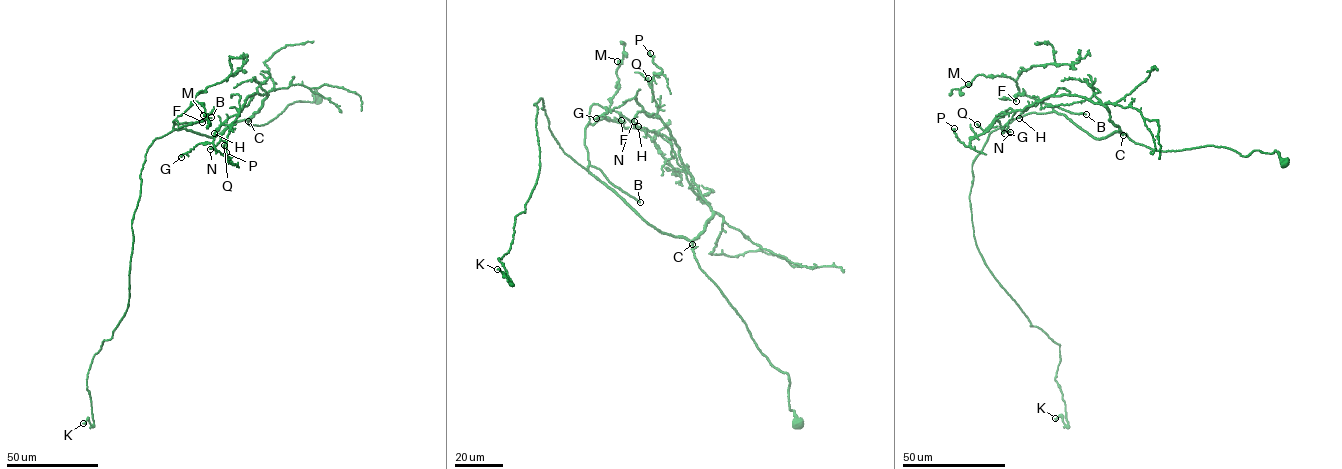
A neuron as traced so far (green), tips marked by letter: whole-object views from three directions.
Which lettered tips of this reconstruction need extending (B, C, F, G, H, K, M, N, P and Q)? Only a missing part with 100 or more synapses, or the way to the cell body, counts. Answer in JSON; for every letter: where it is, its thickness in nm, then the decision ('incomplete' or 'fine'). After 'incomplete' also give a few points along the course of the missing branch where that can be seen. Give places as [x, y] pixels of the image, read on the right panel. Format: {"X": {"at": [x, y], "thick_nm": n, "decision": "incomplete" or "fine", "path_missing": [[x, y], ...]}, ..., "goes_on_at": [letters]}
{"B": {"at": [1086, 114], "thick_nm": 200, "decision": "incomplete", "path_missing": [[1086, 114], [1097, 121], [1057, 79], [1052, 65], [1044, 60], [1040, 65], [1047, 62], [1043, 60]]}, "C": {"at": [1123, 135], "thick_nm": 100, "decision": "fine"}, "F": {"at": [1016, 101], "thick_nm": 120, "decision": "fine"}, "G": {"at": [1004, 133], "thick_nm": 120, "decision": "fine"}, "H": {"at": [1019, 118], "thick_nm": 170, "decision": "fine"}, "K": {"at": [1055, 418], "thick_nm": 140, "decision": "fine"}, "M": {"at": [968, 84], "thick_nm": 280, "decision": "fine"}, "N": {"at": [1010, 132], "thick_nm": 140, "decision": "fine"}, "P": {"at": [954, 128], "thick_nm": 170, "decision": "fine"}, "Q": {"at": [977, 124], "thick_nm": 150, "decision": "fine"}, "goes_on_at": ["B"]}

